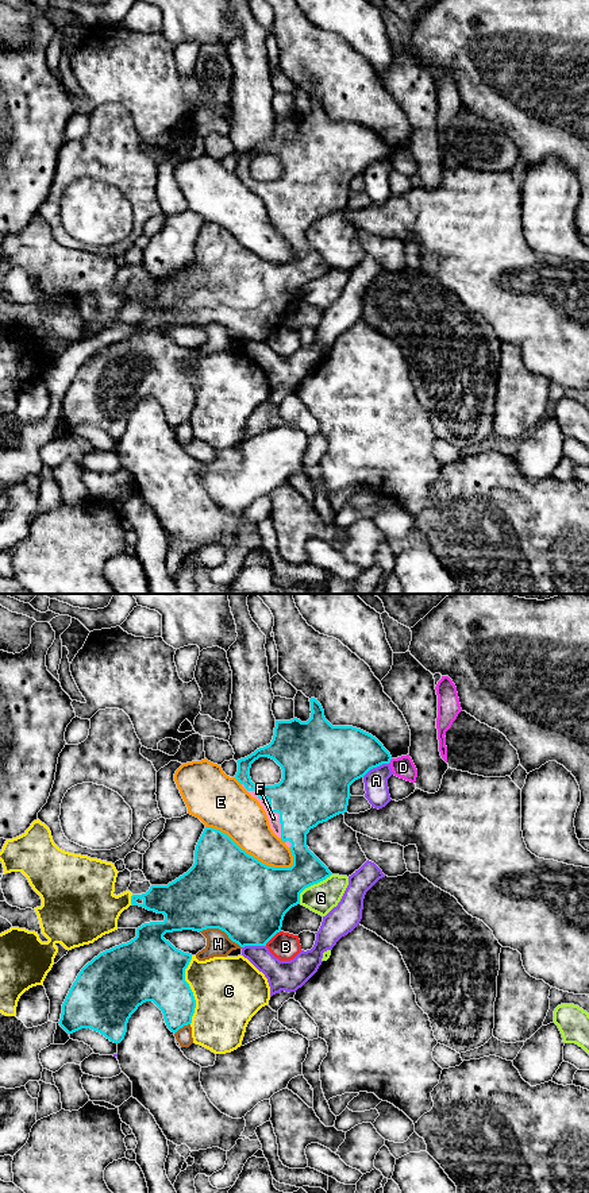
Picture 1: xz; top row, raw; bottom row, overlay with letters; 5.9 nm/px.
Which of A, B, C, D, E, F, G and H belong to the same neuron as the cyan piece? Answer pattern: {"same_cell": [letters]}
{"same_cell": ["F"]}

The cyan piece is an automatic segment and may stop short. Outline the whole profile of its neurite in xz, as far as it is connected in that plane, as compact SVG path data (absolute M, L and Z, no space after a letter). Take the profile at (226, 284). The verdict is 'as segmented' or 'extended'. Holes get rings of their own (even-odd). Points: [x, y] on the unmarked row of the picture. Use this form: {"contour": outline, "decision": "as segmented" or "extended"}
{"contour": "M311 93L309 97L312 108L307 117L301 117L297 113L276 116L272 138L238 155L238 167L235 170L242 182L263 202L273 228L290 244L293 260L290 263L267 262L242 246L227 229L205 223L196 240L195 259L186 269L168 281L151 281L146 289L131 292L132 301L163 309L165 316L142 320L136 324L134 335L100 348L78 368L62 399L62 409L58 417L69 431L81 424L91 424L111 437L120 439L127 428L128 414L146 397L153 397L162 406L168 424L176 429L180 424L192 418L196 404L193 387L185 377L185 364L192 355L192 350L176 344L163 331L182 325L200 328L207 324L219 324L240 343L266 341L281 327L285 309L300 300L300 289L332 270L307 242L307 229L319 219L344 209L351 192L350 181L363 173L370 165L389 159L392 151L372 130L353 121L332 121L326 115L324 105L317 94ZM259 152L269 152L281 162L282 174L278 179L257 181L251 177L249 167L251 159Z", "decision": "extended"}

